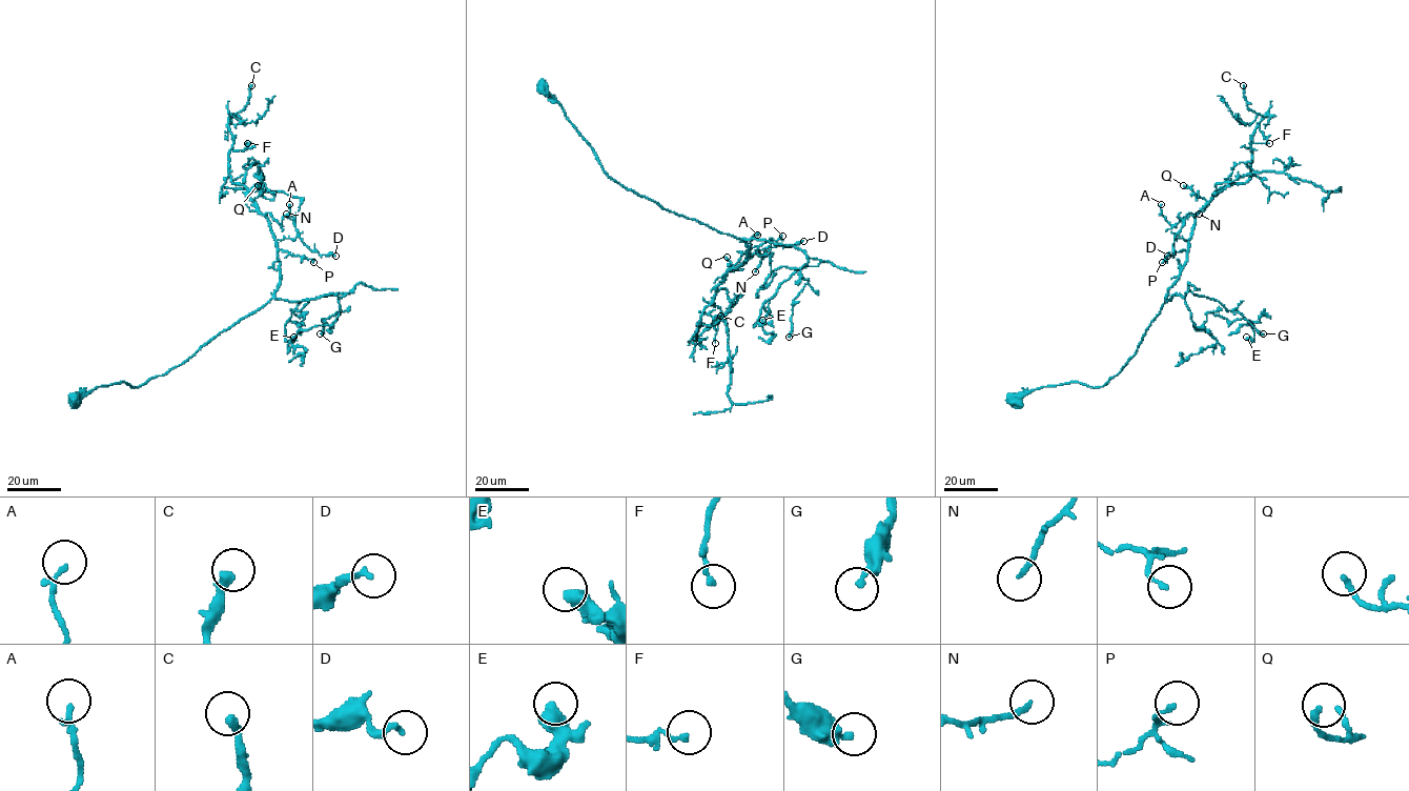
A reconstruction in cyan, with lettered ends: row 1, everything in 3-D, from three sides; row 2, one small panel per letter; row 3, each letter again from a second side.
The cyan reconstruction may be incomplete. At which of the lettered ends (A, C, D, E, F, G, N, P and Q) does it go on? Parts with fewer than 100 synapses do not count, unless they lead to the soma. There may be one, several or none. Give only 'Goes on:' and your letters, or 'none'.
Goes on: none

